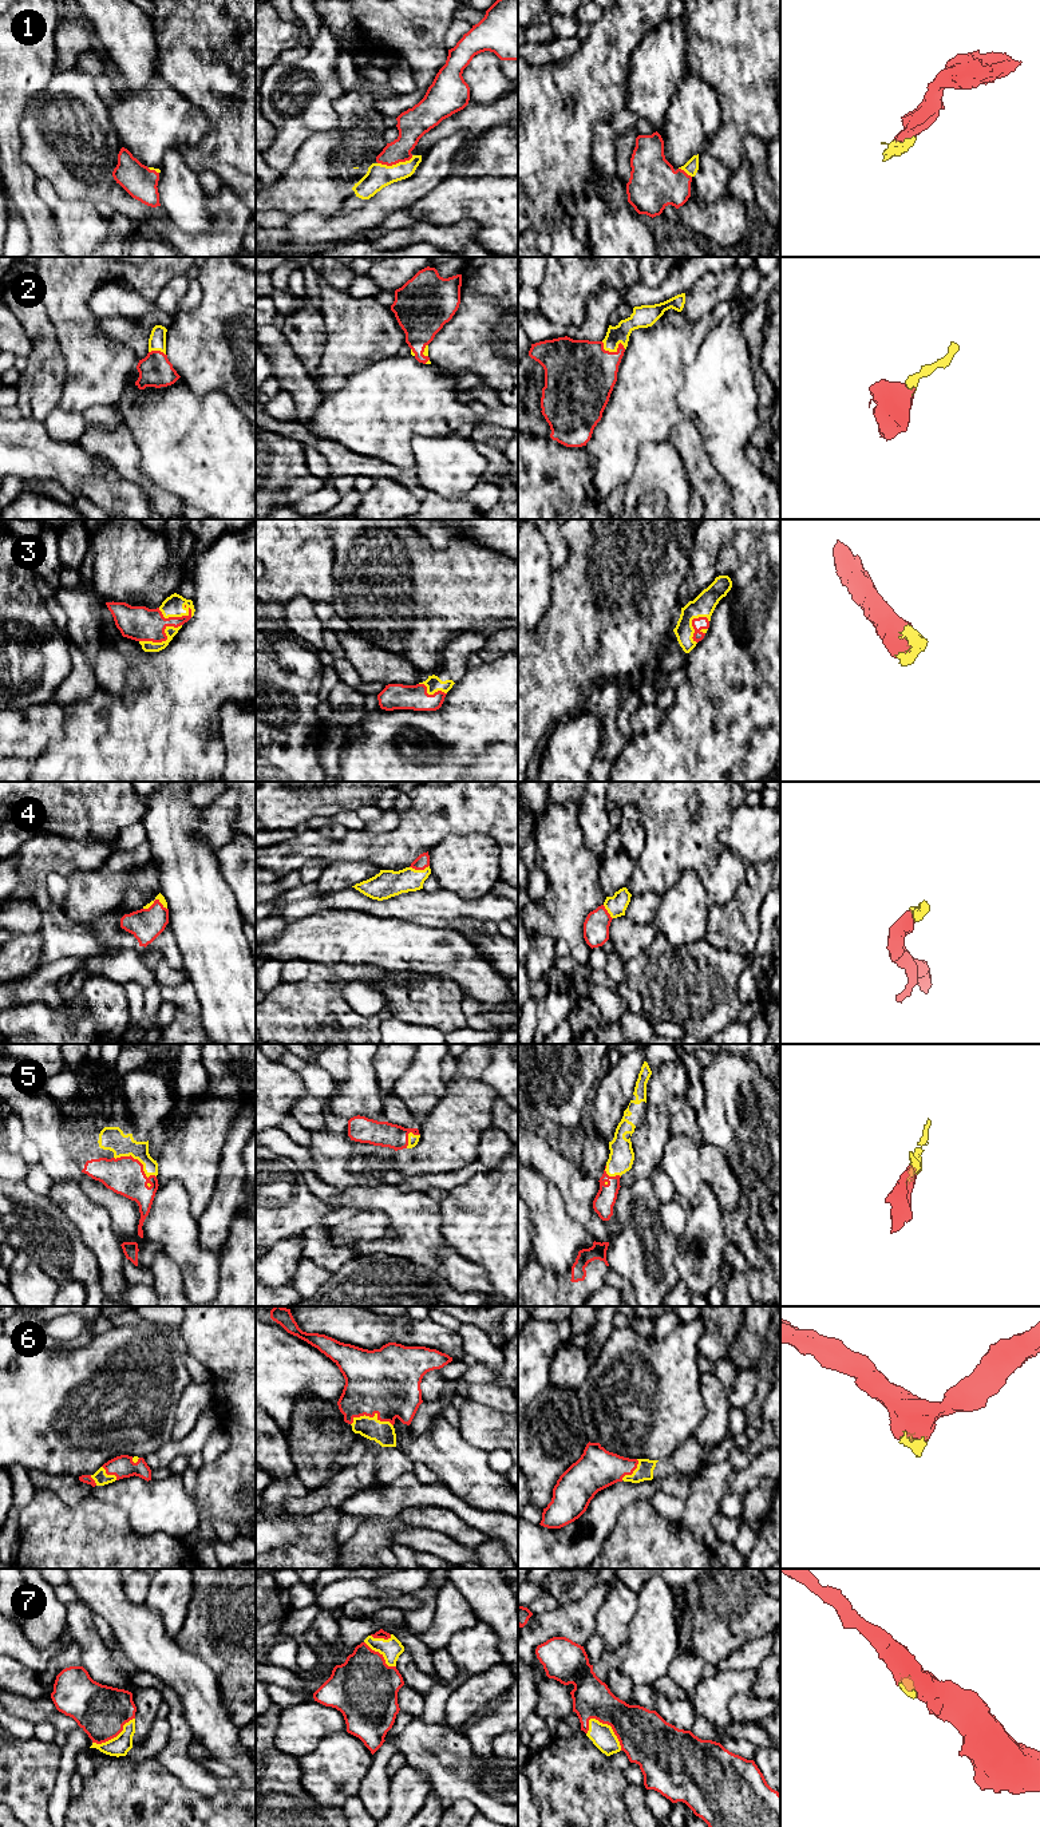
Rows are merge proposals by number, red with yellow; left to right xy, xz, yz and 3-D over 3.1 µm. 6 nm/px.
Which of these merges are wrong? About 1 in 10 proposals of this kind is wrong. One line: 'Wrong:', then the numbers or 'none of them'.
Wrong: none of them

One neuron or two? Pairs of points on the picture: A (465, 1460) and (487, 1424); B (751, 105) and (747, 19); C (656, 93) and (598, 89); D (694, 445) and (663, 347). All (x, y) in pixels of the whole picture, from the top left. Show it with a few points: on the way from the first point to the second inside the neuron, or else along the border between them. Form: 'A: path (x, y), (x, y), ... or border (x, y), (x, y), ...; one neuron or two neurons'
A: border (458, 1428), (467, 1442), (487, 1452); two neurons
B: path (747, 83), (747, 40); one neuron
C: border (631, 60), (625, 82), (625, 107); two neurons
D: border (688, 416), (672, 427), (667, 439); two neurons

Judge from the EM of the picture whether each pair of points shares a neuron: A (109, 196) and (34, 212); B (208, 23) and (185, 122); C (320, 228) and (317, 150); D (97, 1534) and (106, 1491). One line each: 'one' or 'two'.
A: two
B: two
C: two
D: two

